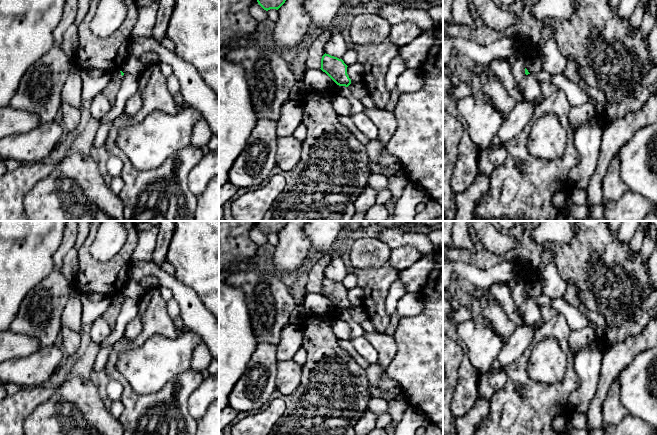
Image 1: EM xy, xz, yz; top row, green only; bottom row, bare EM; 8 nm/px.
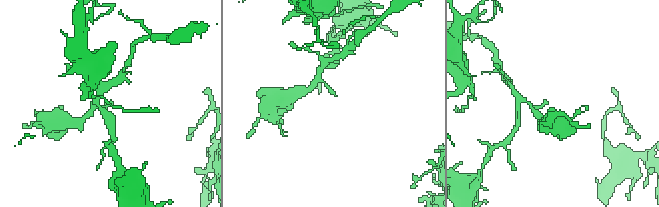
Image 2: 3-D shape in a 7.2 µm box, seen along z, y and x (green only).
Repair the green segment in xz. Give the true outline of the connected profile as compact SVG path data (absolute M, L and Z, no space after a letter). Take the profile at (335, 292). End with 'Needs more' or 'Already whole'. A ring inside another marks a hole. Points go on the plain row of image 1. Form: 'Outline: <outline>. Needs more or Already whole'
Outline: M326 277L322 280L320 293L339 310L348 311L351 308L351 303L347 298L347 291L342 283Z. Already whole

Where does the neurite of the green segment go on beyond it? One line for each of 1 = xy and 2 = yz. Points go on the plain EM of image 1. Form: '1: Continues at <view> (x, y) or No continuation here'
1: No continuation here
2: No continuation here

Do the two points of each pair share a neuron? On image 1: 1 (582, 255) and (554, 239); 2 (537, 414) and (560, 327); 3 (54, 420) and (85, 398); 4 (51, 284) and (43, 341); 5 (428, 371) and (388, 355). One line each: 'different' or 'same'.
1: different
2: same
3: same
4: same
5: different

